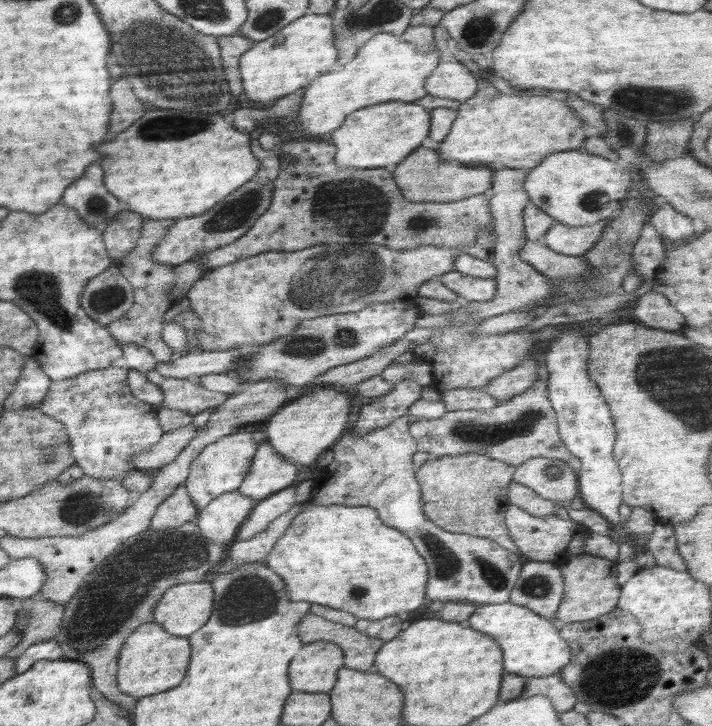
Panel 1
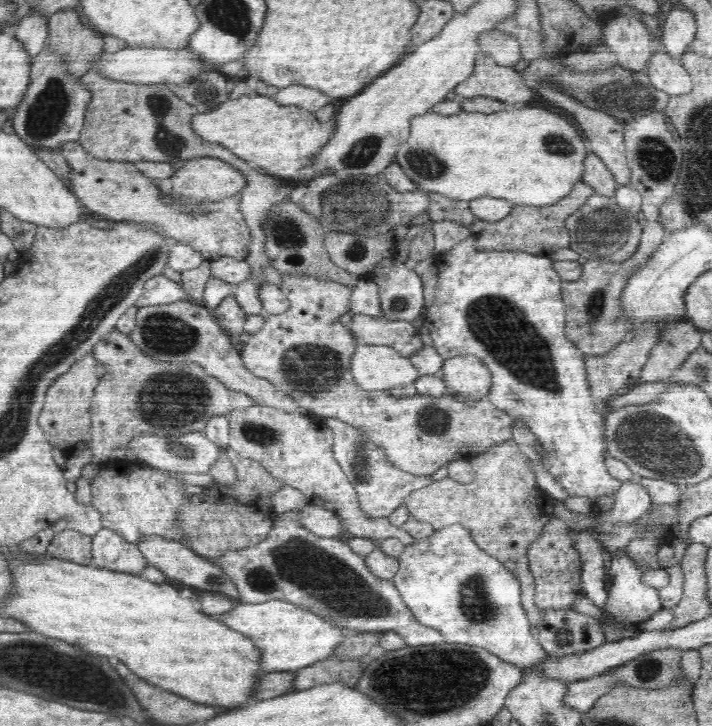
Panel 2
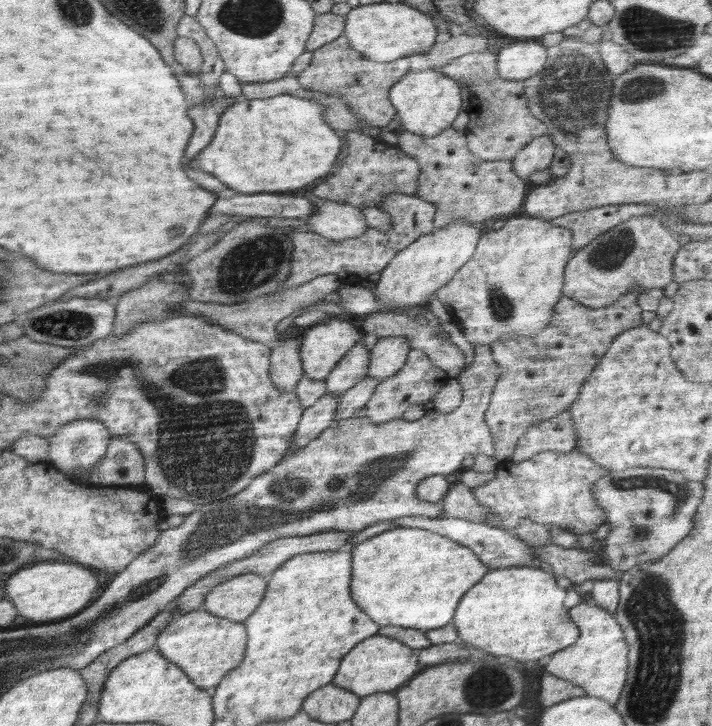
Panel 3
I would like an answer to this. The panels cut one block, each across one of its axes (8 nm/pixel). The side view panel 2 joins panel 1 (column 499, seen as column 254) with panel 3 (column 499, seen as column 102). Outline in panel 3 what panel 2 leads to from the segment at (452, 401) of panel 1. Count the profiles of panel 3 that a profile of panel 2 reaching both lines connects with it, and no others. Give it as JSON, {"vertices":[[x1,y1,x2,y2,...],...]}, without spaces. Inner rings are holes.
{"vertices":[[634,286,631,292,619,298,616,302,600,308,584,306,563,296,554,305,549,323,536,334,532,336,504,335,491,344,493,359,498,364,499,370,484,418,493,440,494,458,499,464,511,458,516,443,524,436,529,426,534,426,545,418,553,418,553,416,567,410,577,399,580,388,582,388,588,375,608,351,612,340,618,334,622,334,624,330,630,330,630,328,639,326,643,322,640,317,643,310,636,304,636,300,638,295,644,291,645,288,642,288,642,286]]}

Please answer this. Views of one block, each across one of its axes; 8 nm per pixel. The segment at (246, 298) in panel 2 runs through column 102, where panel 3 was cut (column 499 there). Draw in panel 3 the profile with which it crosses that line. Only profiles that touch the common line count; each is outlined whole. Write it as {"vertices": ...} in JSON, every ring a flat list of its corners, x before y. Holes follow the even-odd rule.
{"vertices":[[482,51,473,56,464,55,436,69,461,87,468,88,471,95,468,109,470,122,466,130,470,137,468,150,474,152,477,160,511,161,532,140,547,134,547,126,530,114,524,82,505,80,498,76,497,55,494,52]]}

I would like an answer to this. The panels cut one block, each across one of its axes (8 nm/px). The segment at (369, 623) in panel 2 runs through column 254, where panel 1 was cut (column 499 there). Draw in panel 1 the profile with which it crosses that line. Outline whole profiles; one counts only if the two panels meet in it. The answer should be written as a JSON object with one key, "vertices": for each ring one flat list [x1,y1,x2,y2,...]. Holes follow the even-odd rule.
{"vertices":[[406,412,392,424,377,427,361,437,355,437,352,432,354,428,348,427,336,444,331,446,334,460,321,469,321,475,314,478,307,502,324,506,370,506,384,524,404,532,428,564,427,601,433,600,438,605,447,602,502,604,508,601,526,558,516,556,488,537,438,528,425,515,421,505,421,486,413,464,413,455,418,447,409,433,410,424]]}

